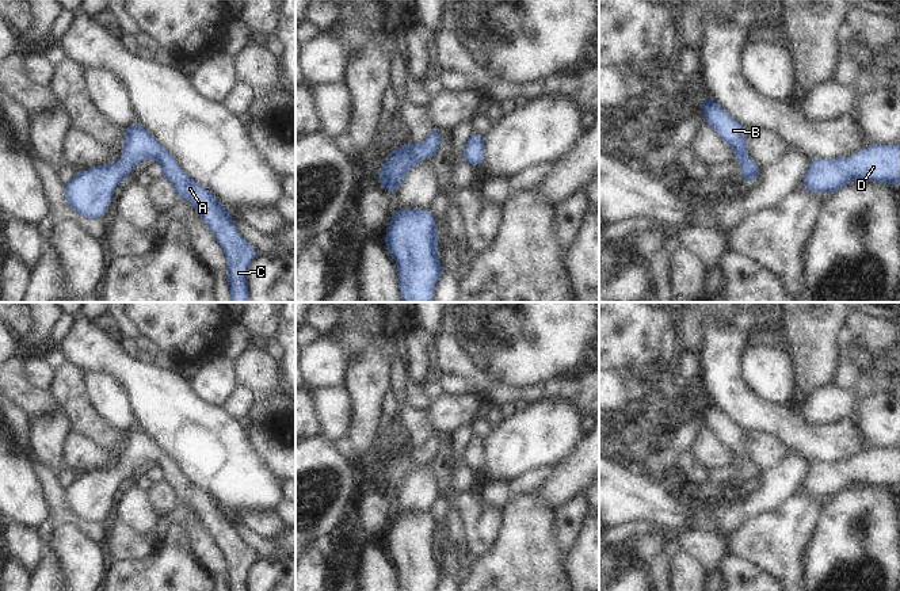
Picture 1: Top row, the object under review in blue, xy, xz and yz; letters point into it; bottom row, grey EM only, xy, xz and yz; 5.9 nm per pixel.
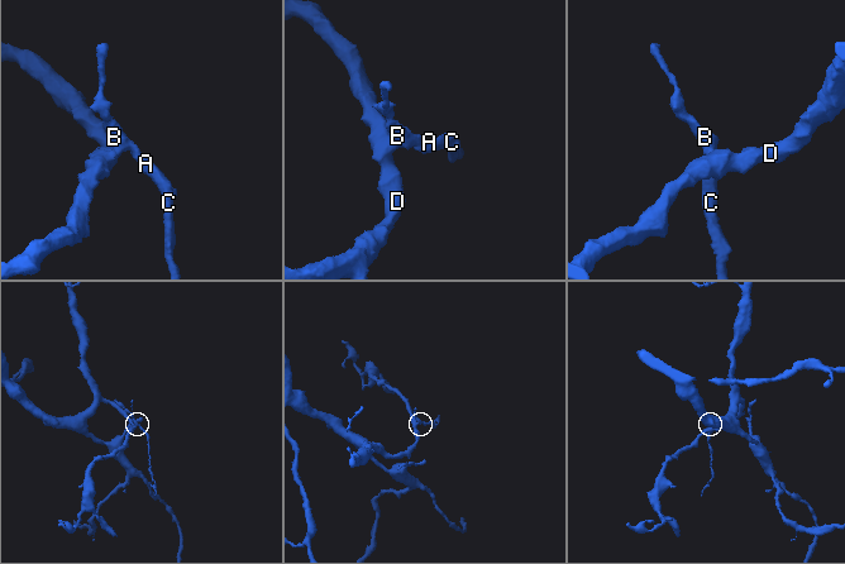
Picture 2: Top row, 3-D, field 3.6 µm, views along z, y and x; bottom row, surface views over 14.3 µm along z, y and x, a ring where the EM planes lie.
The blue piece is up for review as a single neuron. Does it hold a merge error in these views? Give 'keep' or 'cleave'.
keep

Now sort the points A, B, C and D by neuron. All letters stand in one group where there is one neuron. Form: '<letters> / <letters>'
A B C D

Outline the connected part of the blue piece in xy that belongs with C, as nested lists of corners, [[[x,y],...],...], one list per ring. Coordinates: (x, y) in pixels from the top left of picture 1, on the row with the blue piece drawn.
[[[133,123],[125,127],[122,159],[81,169],[65,184],[64,199],[68,206],[85,218],[98,218],[107,213],[114,188],[127,180],[137,164],[155,159],[163,168],[163,178],[172,183],[179,201],[186,198],[205,221],[228,260],[230,302],[249,302],[247,274],[258,256],[253,244],[236,229],[232,214],[202,184],[192,180],[145,127]]]

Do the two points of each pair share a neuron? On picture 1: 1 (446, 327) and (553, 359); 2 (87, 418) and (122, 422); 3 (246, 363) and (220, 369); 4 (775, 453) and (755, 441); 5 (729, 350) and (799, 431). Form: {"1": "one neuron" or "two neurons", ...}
{"1": "one neuron", "2": "two neurons", "3": "two neurons", "4": "one neuron", "5": "one neuron"}

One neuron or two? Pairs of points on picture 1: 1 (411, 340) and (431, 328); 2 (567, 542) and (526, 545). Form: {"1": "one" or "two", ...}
{"1": "two", "2": "two"}

